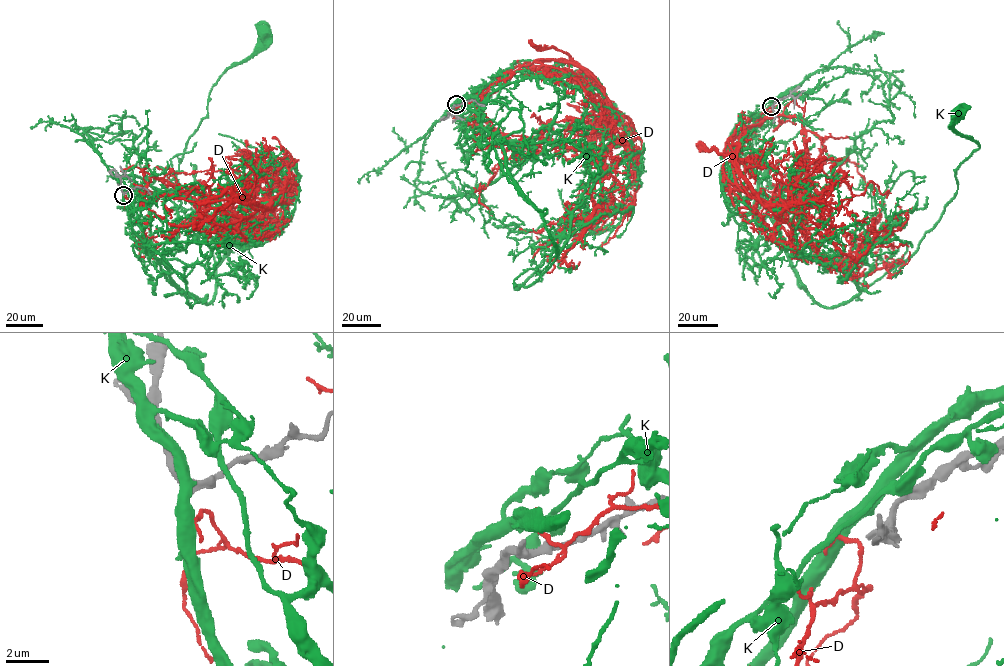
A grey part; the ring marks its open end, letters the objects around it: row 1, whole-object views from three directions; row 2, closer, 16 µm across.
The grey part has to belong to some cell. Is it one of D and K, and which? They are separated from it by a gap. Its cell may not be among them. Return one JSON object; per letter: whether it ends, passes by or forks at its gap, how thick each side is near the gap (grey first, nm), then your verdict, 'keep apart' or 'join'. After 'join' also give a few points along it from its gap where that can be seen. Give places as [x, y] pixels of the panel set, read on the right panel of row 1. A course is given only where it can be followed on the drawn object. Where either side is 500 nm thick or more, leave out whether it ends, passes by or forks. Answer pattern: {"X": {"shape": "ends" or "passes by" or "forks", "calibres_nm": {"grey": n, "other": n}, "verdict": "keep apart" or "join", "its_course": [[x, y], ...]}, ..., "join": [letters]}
{"D": {"shape": "passes by", "calibres_nm": {"grey": 260, "other": 180}, "verdict": "keep apart"}, "K": {"calibres_nm": {"grey": 260, "other": 600}, "verdict": "keep apart"}, "join": []}

